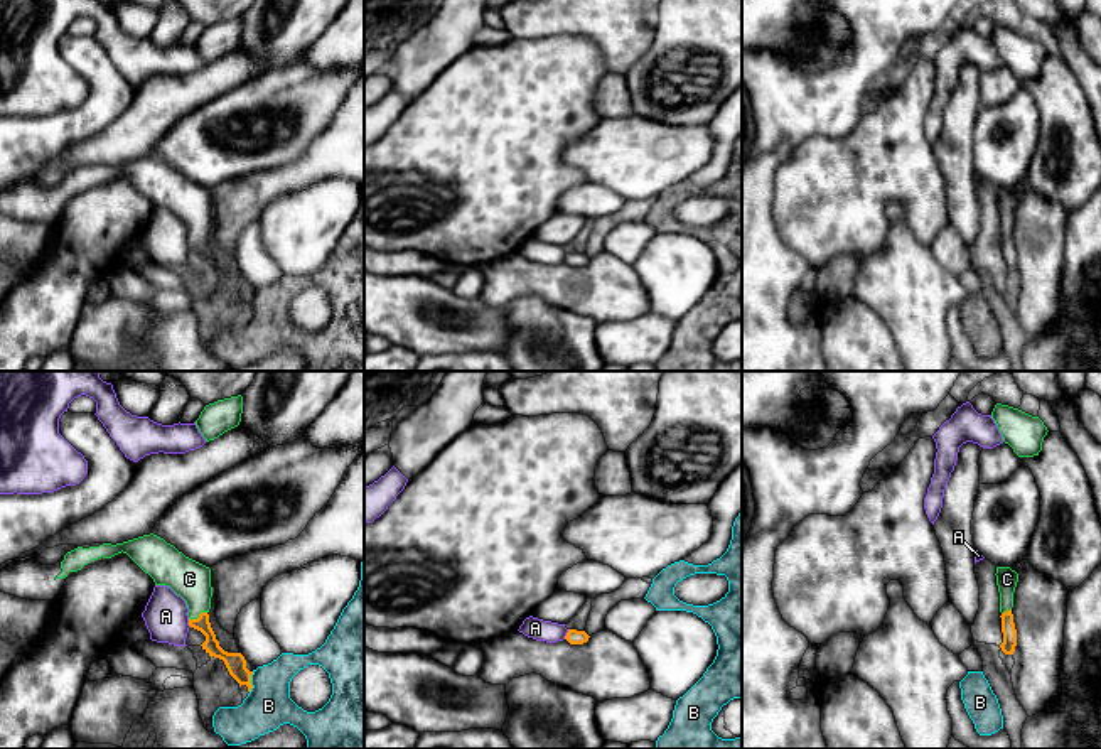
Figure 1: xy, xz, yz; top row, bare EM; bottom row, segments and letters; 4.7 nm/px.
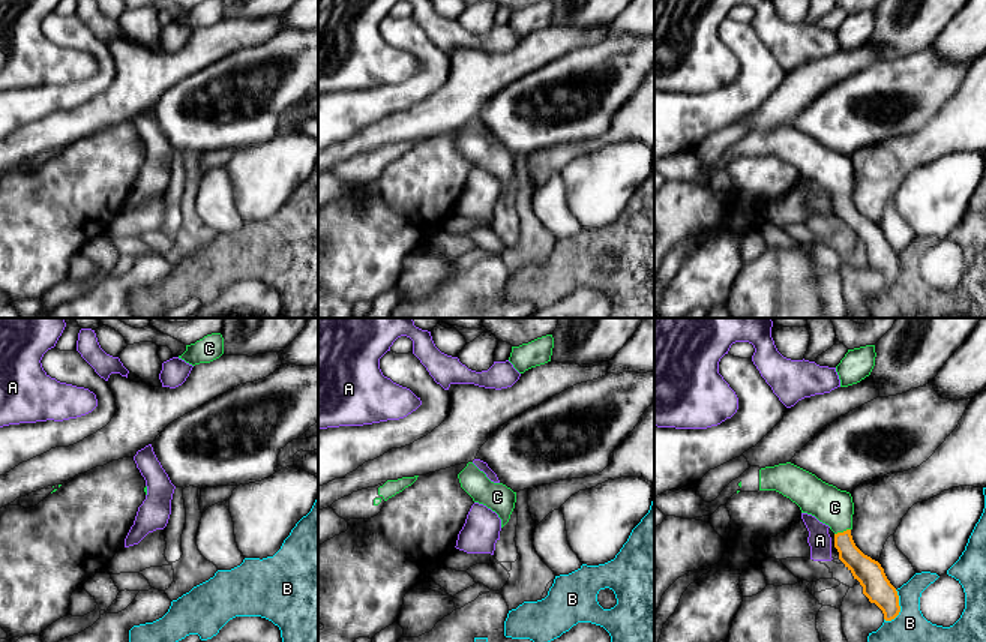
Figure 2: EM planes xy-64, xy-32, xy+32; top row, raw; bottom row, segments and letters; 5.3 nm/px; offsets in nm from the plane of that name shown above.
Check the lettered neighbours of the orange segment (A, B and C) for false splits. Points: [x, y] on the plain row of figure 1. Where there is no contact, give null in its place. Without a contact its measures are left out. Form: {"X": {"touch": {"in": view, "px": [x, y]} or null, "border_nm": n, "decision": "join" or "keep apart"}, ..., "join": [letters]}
{"A": {"touch": {"in": "xz", "px": [567, 257]}, "border_nm": 50, "decision": "keep apart"}, "B": {"touch": {"in": "xy", "px": [250, 304]}, "border_nm": 110, "decision": "keep apart"}, "C": {"touch": {"in": "xy", "px": [199, 238]}, "border_nm": 100, "decision": "join"}, "join": ["C"]}

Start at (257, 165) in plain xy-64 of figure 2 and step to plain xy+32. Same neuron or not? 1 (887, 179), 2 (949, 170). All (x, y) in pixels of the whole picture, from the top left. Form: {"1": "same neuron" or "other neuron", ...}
{"1": "other neuron", "2": "same neuron"}

